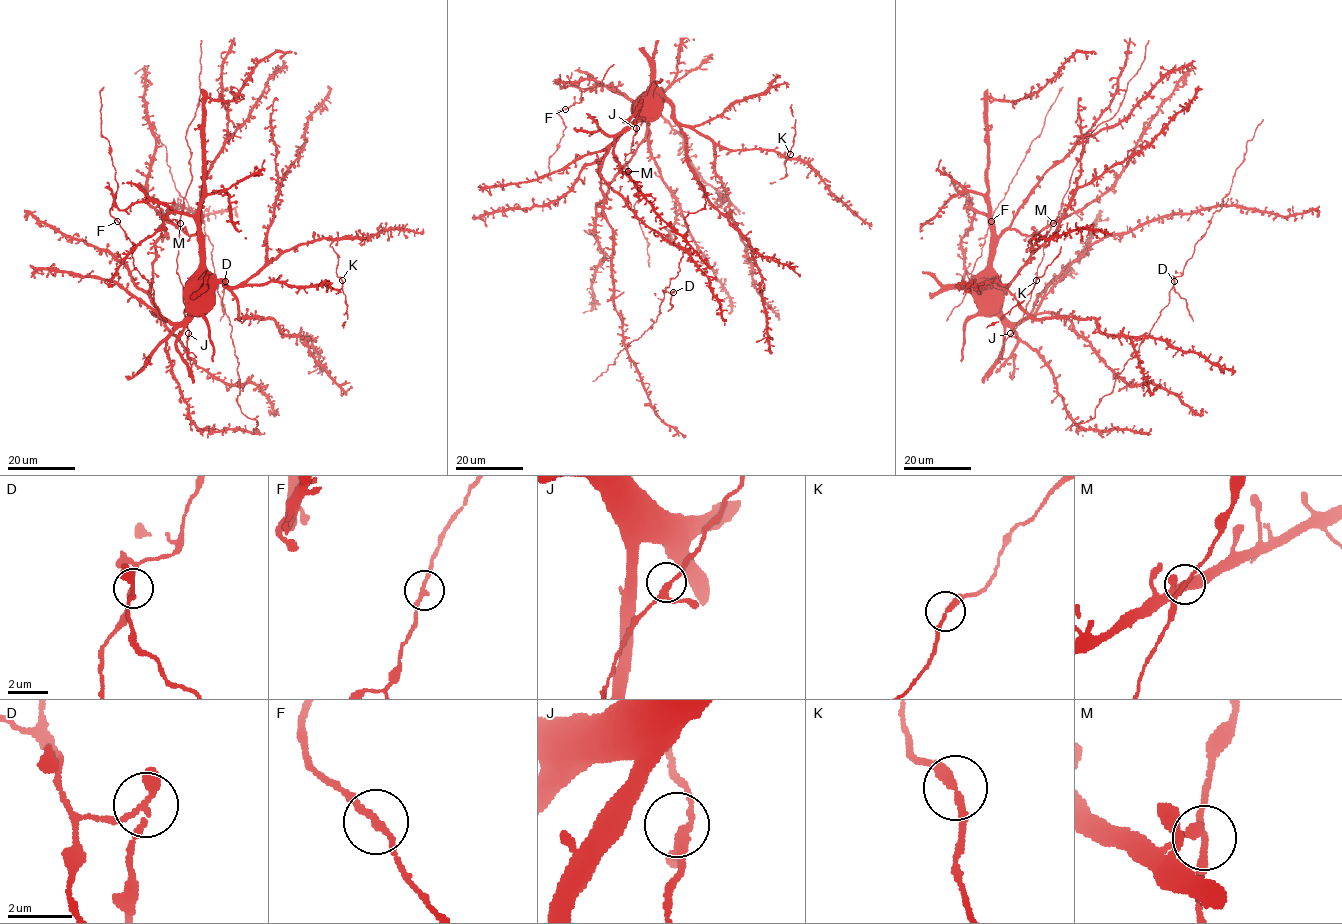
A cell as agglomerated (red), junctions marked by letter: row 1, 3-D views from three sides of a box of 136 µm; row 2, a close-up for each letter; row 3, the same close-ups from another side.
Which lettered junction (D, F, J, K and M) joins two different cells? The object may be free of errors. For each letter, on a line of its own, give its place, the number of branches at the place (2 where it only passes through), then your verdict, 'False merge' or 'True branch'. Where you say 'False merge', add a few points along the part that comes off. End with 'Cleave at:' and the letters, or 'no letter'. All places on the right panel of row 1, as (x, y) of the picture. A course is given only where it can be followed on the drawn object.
D: Place: (1174, 281). Branches: 3. False merge. Course of the part to remove: (1174, 281), (1174, 290), (1185, 300), (1193, 321)
F: Place: (991, 221). Branches: 2. True branch
J: Place: (1010, 333). Branches: 3. True branch
K: Place: (1036, 280). Branches: 2. True branch
M: Place: (1053, 223). Branches: 3. True branch
Cleave at: D

